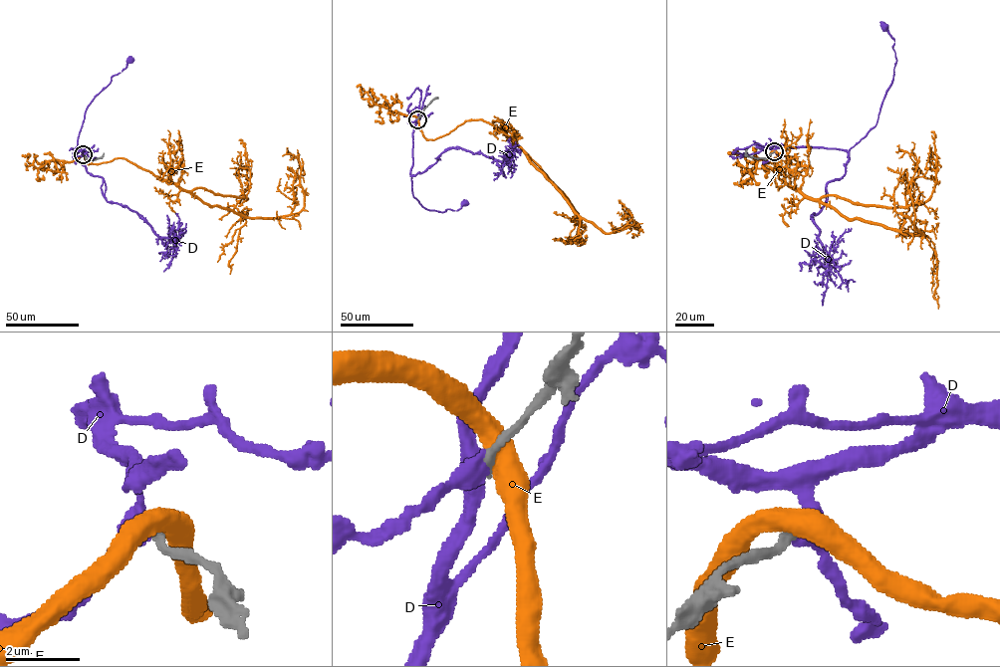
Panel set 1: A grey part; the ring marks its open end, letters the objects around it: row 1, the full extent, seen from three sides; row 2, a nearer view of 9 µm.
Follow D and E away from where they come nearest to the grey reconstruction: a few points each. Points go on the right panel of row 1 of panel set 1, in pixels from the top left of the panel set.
D: (774, 151), (787, 145), (836, 148), (848, 152), (875, 125), (896, 61), (892, 47), (894, 40), (883, 27)
E: (774, 151), (801, 163), (783, 156), (775, 171), (807, 197), (923, 234), (910, 194), (916, 159), (897, 152)

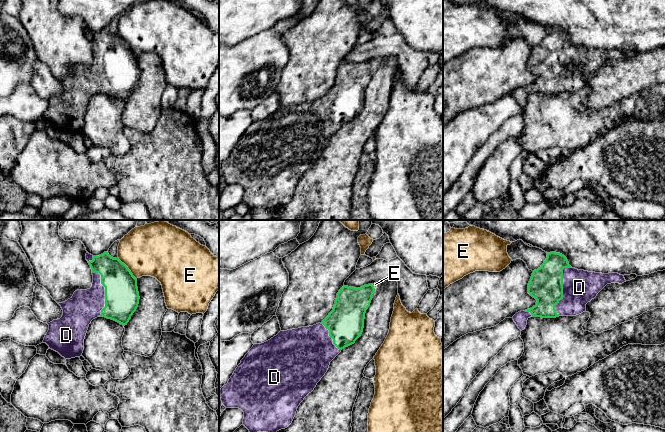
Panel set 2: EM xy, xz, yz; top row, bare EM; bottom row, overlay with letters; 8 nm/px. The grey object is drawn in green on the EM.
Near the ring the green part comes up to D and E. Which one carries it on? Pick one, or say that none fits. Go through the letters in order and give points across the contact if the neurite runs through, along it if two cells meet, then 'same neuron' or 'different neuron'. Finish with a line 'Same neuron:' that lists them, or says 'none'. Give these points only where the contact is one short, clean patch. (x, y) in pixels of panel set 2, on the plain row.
D: same neuron
E: different neuron
Same neuron: D

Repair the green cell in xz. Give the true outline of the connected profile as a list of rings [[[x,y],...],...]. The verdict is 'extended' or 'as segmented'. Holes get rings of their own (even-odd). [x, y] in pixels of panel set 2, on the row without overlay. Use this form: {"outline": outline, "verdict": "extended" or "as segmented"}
{"outline": [[[372,60],[360,64],[343,62],[337,69],[333,86],[321,98],[309,103],[280,107],[270,116],[254,120],[241,136],[228,159],[220,166],[222,180],[226,184],[239,184],[244,188],[243,200],[250,209],[276,209],[287,204],[304,174],[311,169],[327,148],[330,138],[342,125],[355,119],[364,104],[365,89],[370,82],[375,64]]], "verdict": "extended"}

